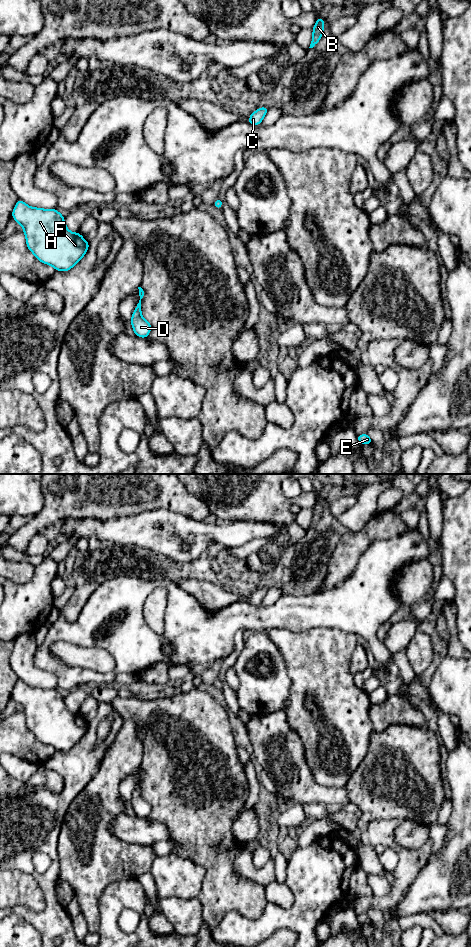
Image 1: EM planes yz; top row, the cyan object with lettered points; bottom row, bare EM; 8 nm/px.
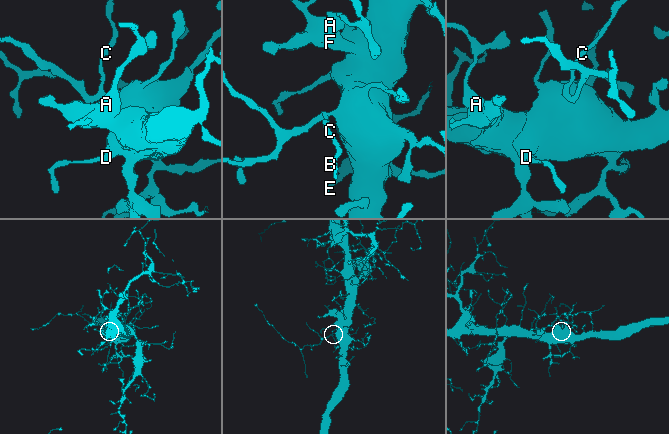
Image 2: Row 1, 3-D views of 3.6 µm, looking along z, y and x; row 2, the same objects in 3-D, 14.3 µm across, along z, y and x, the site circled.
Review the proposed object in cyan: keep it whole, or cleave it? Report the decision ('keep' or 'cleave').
keep

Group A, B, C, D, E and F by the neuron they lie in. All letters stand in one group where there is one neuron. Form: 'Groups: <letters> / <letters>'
Groups: A B C D E F

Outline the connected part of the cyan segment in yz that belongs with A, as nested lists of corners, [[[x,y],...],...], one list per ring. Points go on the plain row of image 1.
[[[18,679],[12,697],[23,707],[28,729],[57,751],[69,751],[89,728],[89,722],[79,712],[68,710],[64,696],[55,688],[30,687]]]

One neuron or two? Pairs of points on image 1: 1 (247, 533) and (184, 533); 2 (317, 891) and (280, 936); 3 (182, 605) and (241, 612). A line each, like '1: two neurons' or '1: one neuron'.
1: one neuron
2: two neurons
3: one neuron

